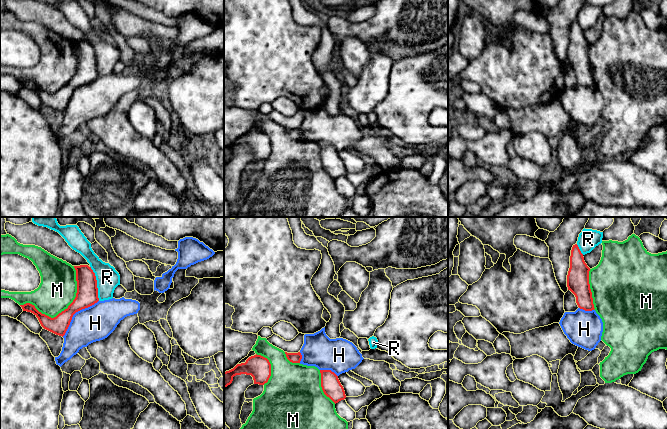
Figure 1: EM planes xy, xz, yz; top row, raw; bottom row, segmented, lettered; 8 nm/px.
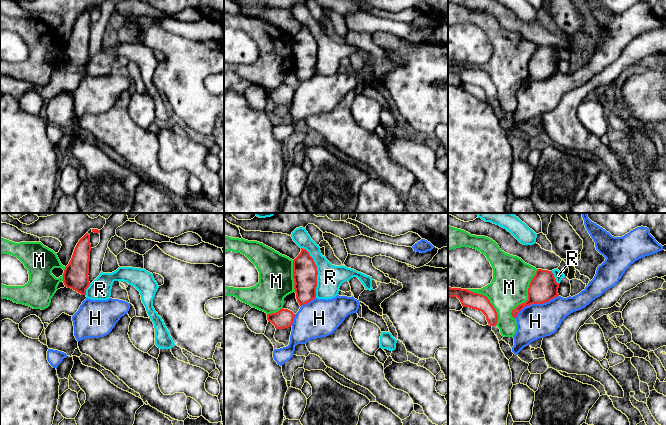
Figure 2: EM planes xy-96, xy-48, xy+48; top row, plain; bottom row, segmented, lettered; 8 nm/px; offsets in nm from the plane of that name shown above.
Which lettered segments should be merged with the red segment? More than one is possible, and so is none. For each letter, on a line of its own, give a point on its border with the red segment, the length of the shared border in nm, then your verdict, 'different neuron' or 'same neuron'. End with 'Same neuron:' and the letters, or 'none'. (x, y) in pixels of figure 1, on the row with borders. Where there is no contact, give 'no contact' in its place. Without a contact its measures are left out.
H: meets red in xy at (75, 312); contact 420 nm long; different neuron
M: meets red in xy at (65, 309); contact 550 nm long; different neuron
R: meets red in xy at (96, 283); contact 280 nm long; different neuron
Same neuron: none

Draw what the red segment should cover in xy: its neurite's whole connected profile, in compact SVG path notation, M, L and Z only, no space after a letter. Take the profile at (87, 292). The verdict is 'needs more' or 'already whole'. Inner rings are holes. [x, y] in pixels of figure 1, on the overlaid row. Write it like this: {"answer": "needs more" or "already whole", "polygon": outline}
{"answer": "already whole", "polygon": "M88 265L74 266L76 270L77 293L73 302L67 309L51 318L39 312L34 305L26 303L20 305L23 311L33 313L39 320L41 326L59 336L64 336L73 315L88 308L99 301L98 288L95 273Z"}

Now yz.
{"answer": "already whole", "polygon": "M573 245L567 275L567 287L575 295L578 307L585 311L595 309L589 284L589 271L590 268L585 263L578 245Z"}

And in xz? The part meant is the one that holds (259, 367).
{"answer": "already whole", "polygon": "M261 355L249 357L245 363L237 364L233 369L224 372L224 388L230 385L236 375L251 375L254 384L264 385L271 376L271 364Z"}

